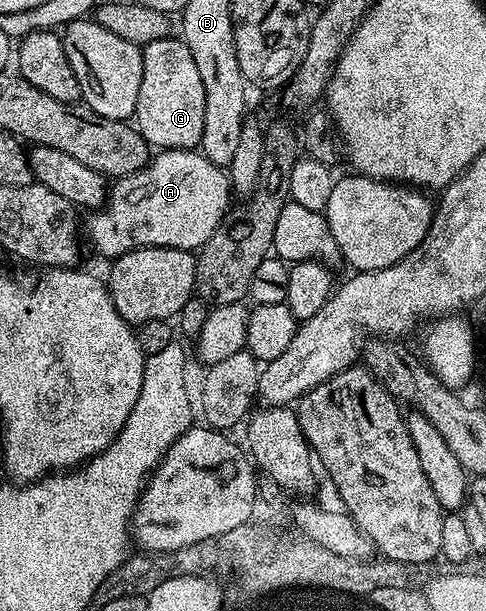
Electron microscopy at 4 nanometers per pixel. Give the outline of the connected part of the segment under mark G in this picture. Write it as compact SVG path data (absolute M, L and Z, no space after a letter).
M167 35L162 40L144 45L141 61L143 78L139 82L135 113L137 132L153 150L196 149L203 138L205 95L203 78L199 78L199 69L195 66L191 50L184 40Z

